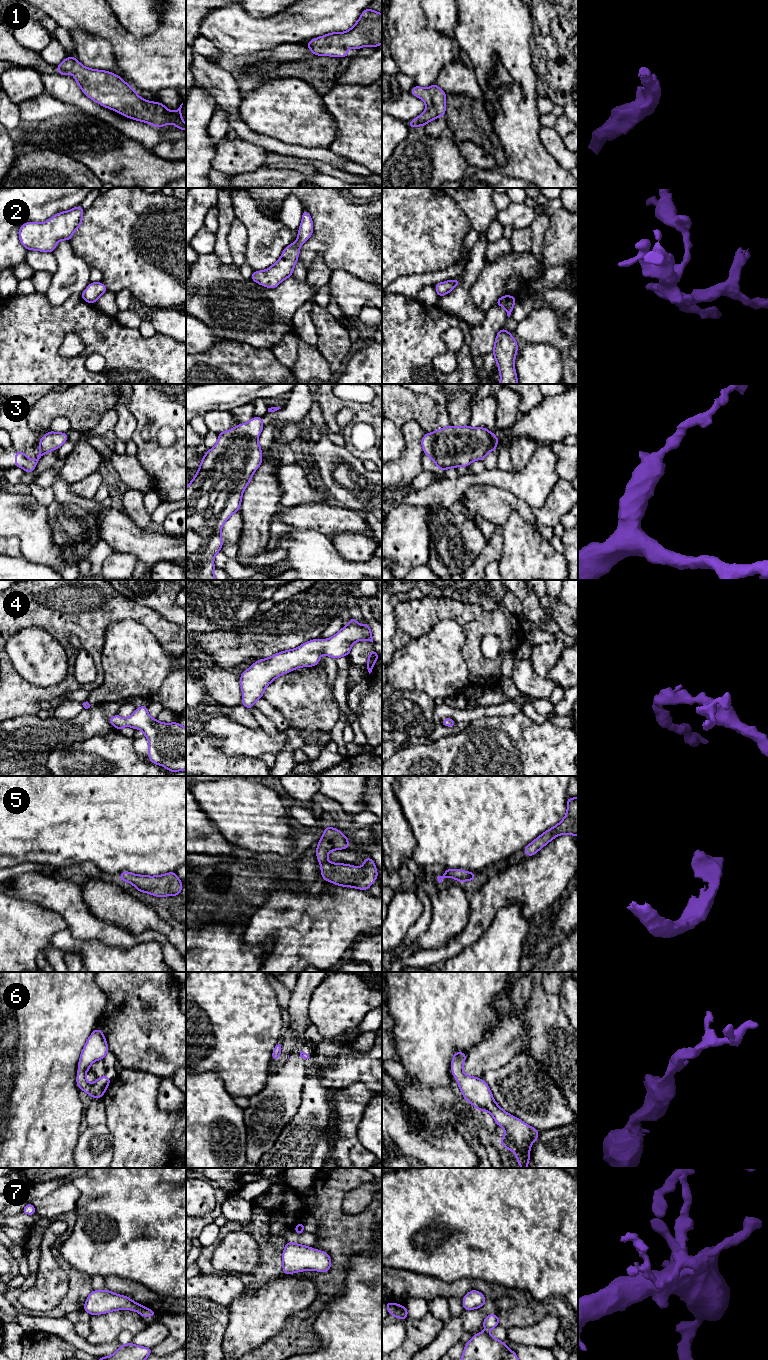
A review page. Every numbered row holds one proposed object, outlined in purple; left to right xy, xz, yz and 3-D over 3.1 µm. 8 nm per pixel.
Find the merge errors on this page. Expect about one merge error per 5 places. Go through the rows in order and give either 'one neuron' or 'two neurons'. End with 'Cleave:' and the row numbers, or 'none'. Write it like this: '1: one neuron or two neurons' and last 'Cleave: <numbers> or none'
1: one neuron
2: one neuron
3: one neuron
4: one neuron
5: one neuron
6: one neuron
7: one neuron
Cleave: none

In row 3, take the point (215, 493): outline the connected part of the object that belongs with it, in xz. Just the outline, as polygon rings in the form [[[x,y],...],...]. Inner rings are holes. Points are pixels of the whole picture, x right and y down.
[[[254,416],[247,423],[219,433],[217,444],[203,456],[196,476],[186,487],[186,580],[216,580],[214,557],[223,546],[222,526],[229,517],[239,511],[242,494],[251,481],[253,473],[262,463],[262,447],[258,444],[258,436],[263,428],[263,417]]]

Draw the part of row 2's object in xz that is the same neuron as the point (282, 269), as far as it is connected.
[[[308,211],[302,212],[302,222],[300,224],[297,240],[288,245],[271,267],[263,271],[253,271],[251,280],[270,289],[276,288],[283,280],[292,276],[301,245],[313,234],[313,220]]]

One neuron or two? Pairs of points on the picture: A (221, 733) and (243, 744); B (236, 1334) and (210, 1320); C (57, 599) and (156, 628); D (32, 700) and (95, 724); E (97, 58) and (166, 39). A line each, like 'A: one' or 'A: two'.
A: one
B: two
C: one
D: two
E: two

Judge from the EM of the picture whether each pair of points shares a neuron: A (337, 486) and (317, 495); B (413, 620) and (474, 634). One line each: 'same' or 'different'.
A: different
B: same

